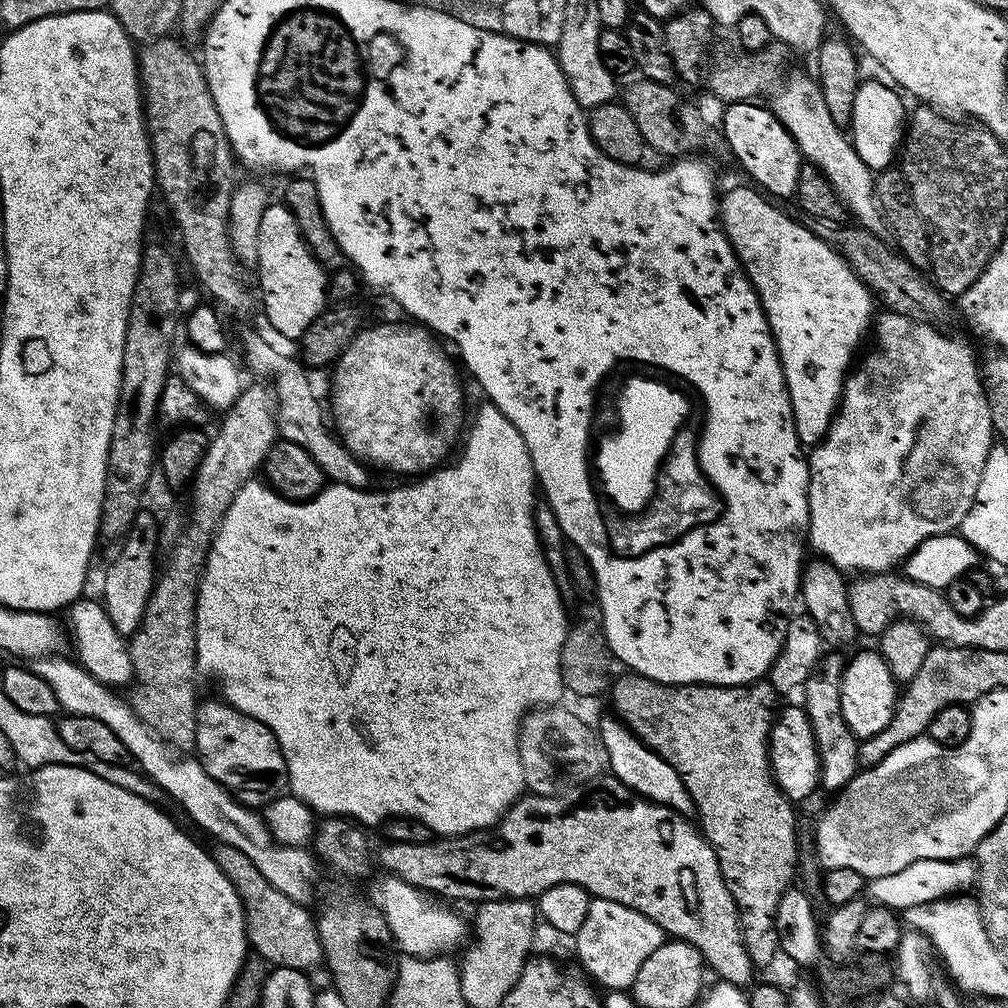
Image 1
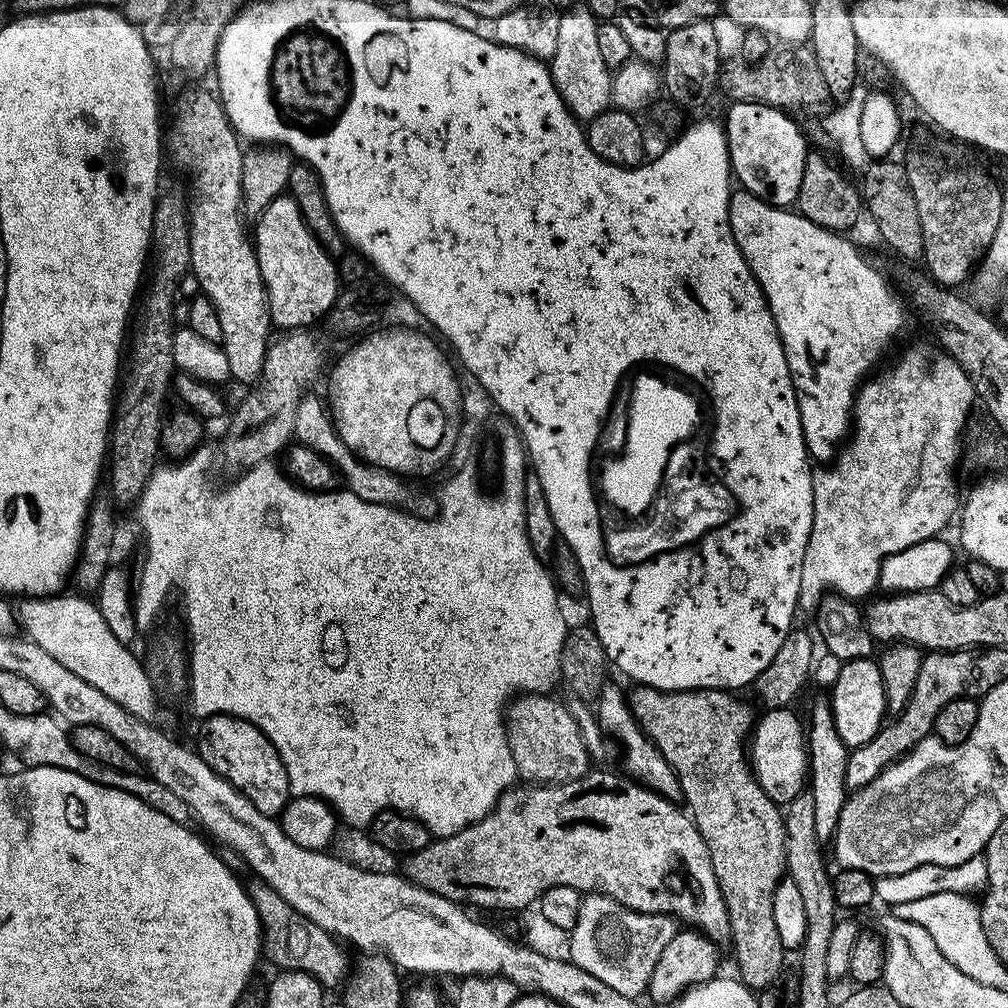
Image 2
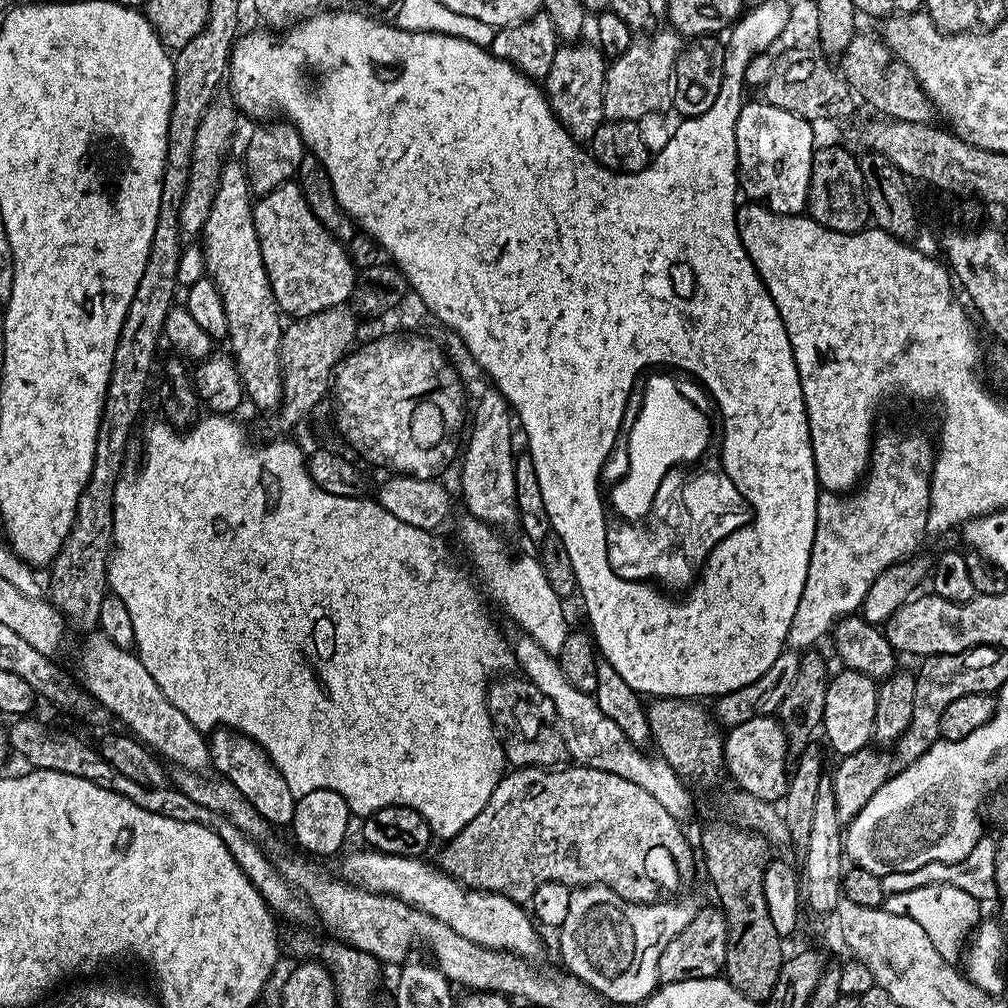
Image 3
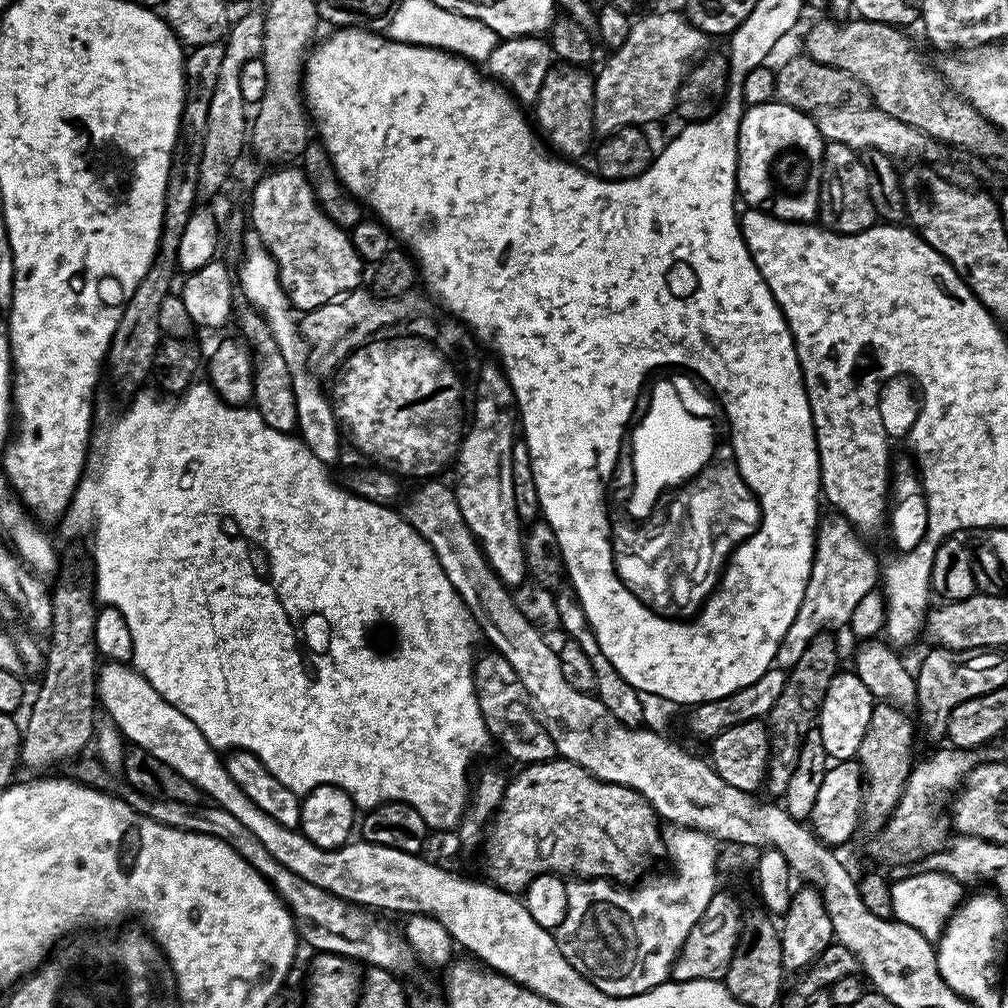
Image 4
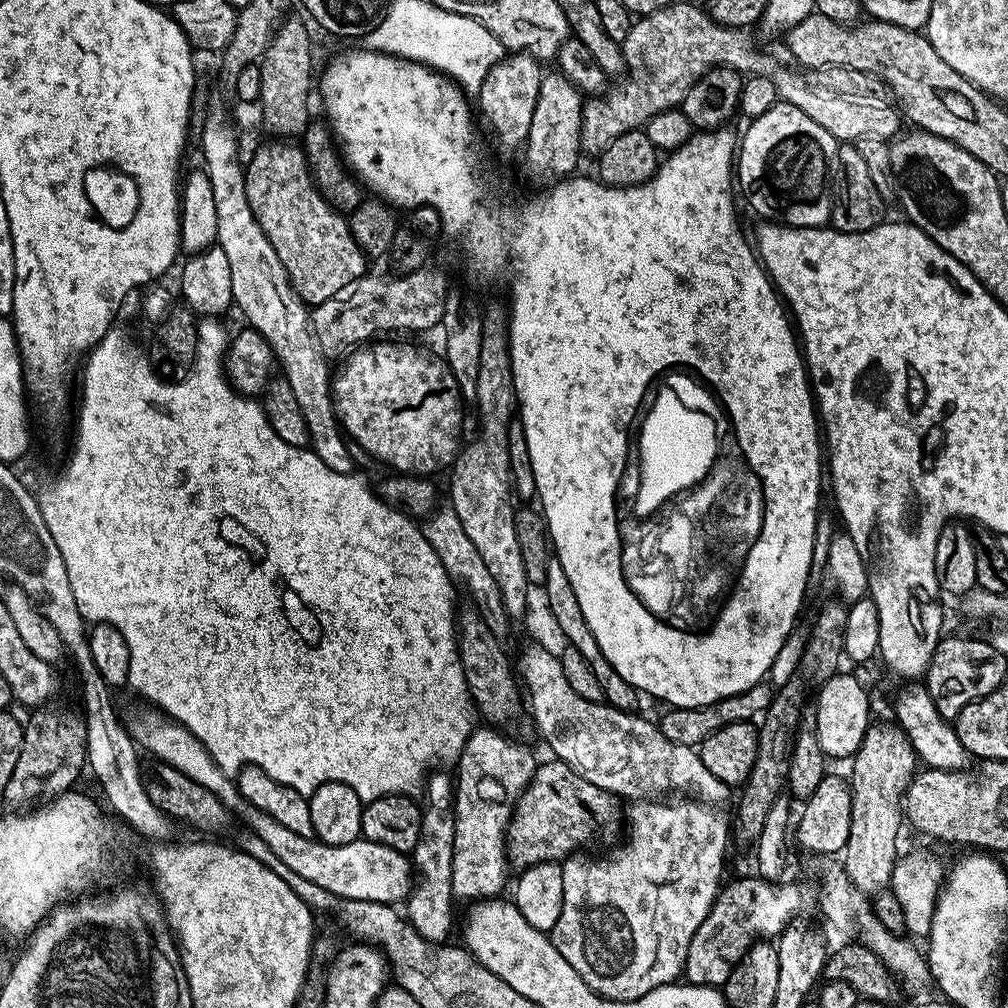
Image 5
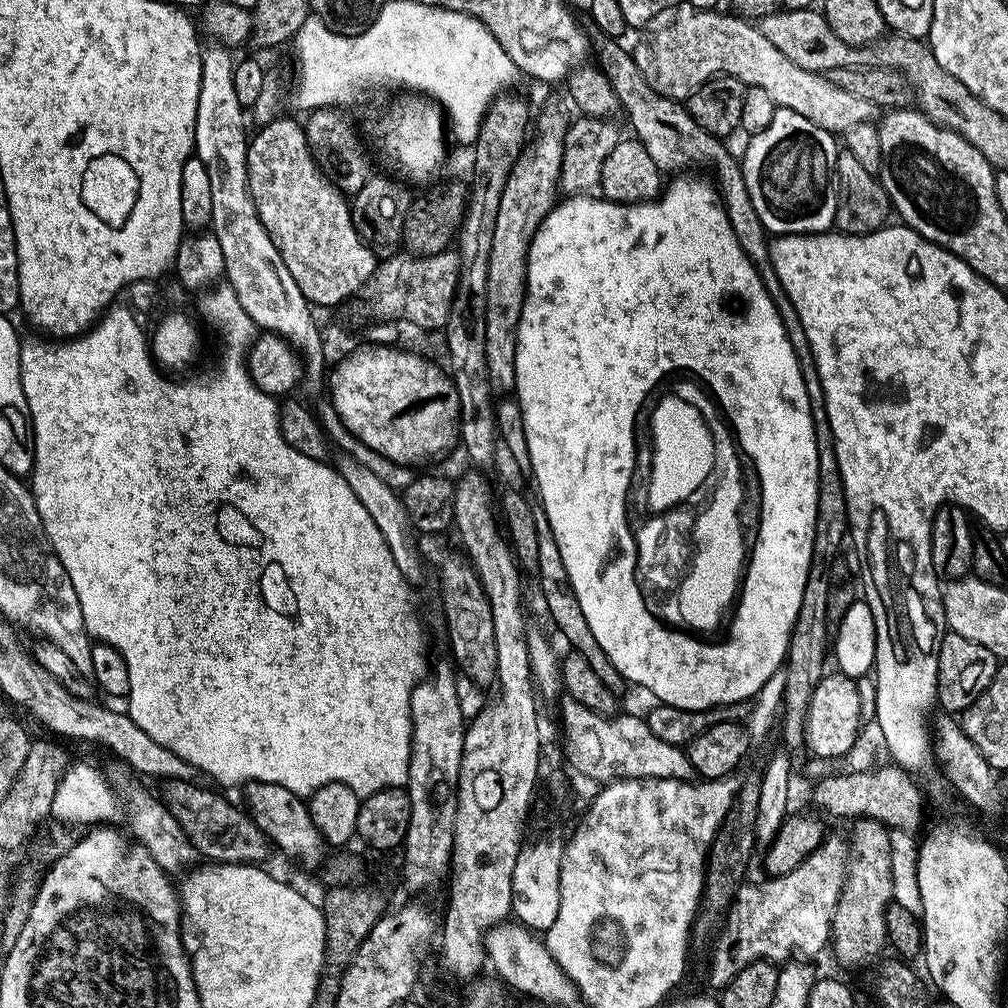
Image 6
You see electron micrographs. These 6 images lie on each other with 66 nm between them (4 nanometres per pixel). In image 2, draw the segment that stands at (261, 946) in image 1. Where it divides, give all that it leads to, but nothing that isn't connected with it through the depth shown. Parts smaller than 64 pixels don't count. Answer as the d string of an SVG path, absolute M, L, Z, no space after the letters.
M256 882L256 885L251 885L250 895L260 919L263 955L269 956L277 964L277 969L305 972L325 986L336 984L344 975L349 975L345 945L337 937L310 922L310 918L298 914L298 910L294 910L294 906L290 906L290 902L286 902L286 898L282 898L282 894L275 892L269 884Z

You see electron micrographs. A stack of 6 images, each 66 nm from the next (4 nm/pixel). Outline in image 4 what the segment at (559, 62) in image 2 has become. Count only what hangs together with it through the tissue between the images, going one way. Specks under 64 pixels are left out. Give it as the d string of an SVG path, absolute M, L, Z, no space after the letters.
M557 63L546 74L542 90L538 90L538 98L534 105L535 127L542 133L551 151L564 158L580 158L576 156L584 156L587 152L589 155L594 144L594 139L592 140L596 132L596 123L592 117L594 76L588 71L589 69L584 66Z

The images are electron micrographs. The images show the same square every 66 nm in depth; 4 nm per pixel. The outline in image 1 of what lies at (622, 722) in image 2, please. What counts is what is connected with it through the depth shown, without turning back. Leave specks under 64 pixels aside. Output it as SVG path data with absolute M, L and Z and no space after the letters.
M607 715L598 723L598 735L608 755L607 771L642 799L672 808L679 816L691 817L694 812L692 799L678 770L674 770L674 766L670 766L670 762L666 762L657 752L647 748L615 715Z

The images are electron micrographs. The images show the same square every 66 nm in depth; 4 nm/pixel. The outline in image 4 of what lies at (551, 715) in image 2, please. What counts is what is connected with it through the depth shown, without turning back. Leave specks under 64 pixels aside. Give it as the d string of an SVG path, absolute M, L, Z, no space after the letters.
M487 650L475 657L474 675L476 678L476 697L478 706L482 710L482 718L486 722L486 730L493 741L500 740L502 747L508 751L508 756L512 760L517 760L517 765L527 766L529 764L541 764L544 760L553 759L557 755L554 742L550 734L544 728L543 719L530 707L530 697L527 690L523 688L516 679L514 670L506 658L502 658L495 650Z

